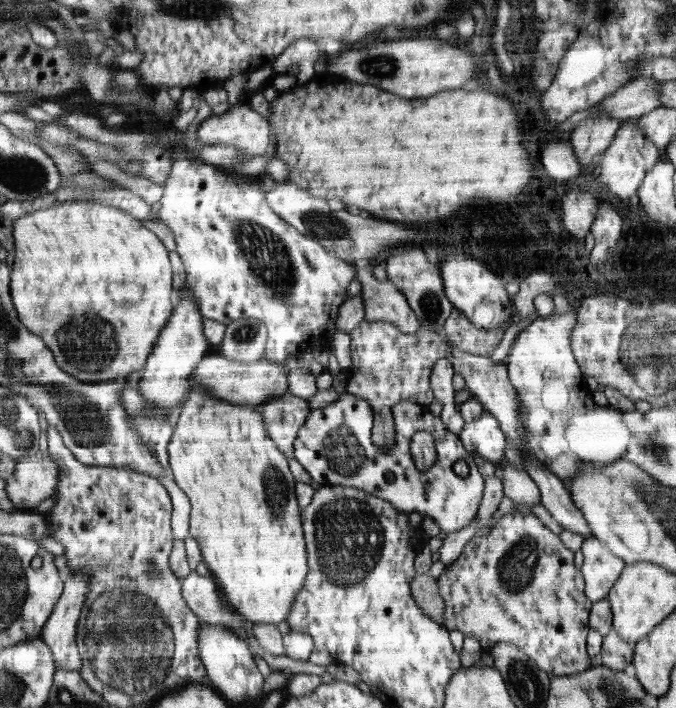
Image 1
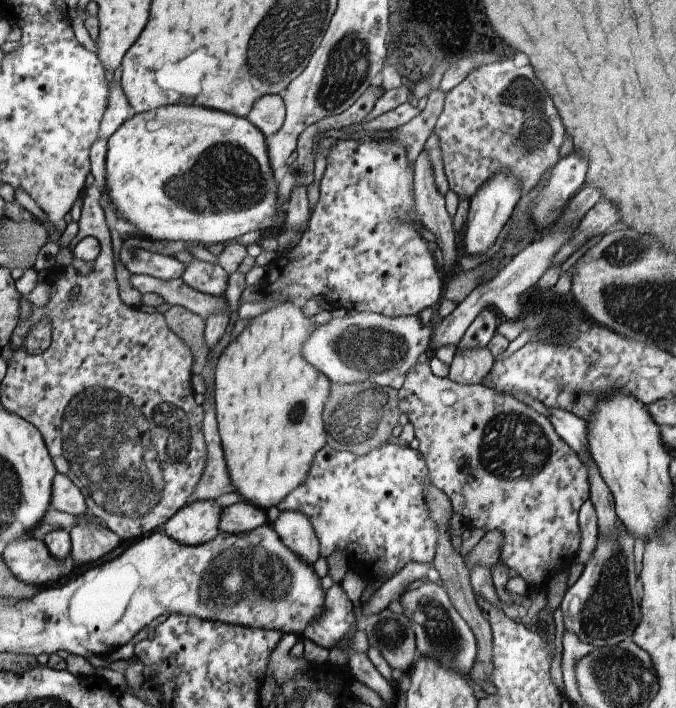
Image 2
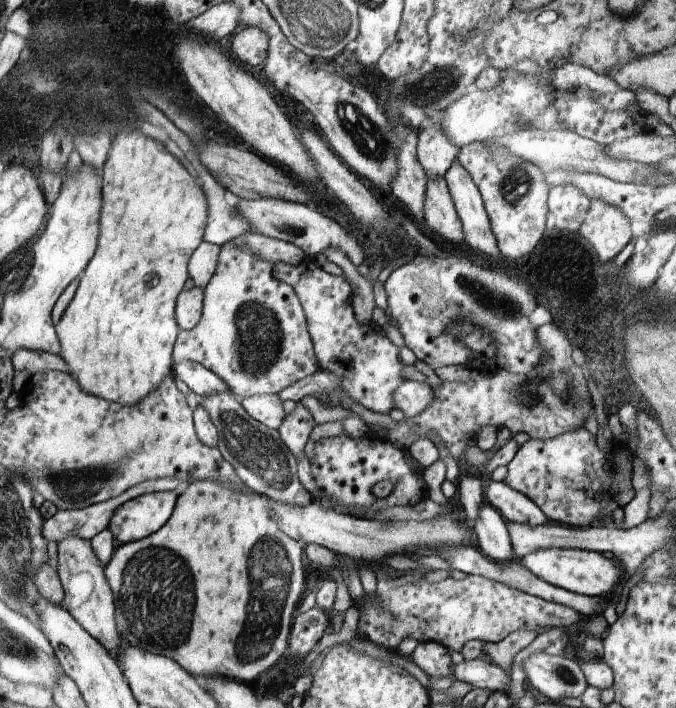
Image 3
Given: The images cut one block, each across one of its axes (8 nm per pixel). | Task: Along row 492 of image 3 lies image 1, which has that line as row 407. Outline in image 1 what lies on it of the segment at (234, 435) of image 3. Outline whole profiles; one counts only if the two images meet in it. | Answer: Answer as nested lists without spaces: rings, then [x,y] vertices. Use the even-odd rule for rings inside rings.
[[[287,391],[282,397],[271,398],[254,406],[265,420],[269,437],[288,458],[294,458],[294,443],[298,431],[311,411],[308,405],[309,400],[289,394]]]

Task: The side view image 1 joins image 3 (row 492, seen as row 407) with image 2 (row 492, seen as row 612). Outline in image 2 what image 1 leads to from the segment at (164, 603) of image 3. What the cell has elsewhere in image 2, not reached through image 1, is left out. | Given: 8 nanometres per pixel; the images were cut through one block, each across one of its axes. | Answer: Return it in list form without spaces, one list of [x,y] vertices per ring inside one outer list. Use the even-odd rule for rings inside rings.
[[[292,301],[282,303],[272,303],[267,312],[250,319],[250,324],[246,326],[246,330],[240,332],[232,342],[227,345],[227,348],[221,353],[219,359],[216,360],[217,366],[214,368],[214,407],[216,410],[216,419],[218,432],[221,439],[221,444],[224,452],[224,460],[230,476],[230,482],[234,486],[234,490],[243,496],[244,500],[250,501],[254,506],[262,509],[269,509],[270,506],[278,507],[284,502],[286,496],[294,491],[294,488],[300,487],[309,478],[310,471],[313,470],[315,459],[326,444],[326,432],[324,430],[325,420],[322,420],[322,412],[325,412],[326,400],[330,397],[330,382],[320,370],[314,368],[305,360],[302,353],[302,348],[305,341],[314,333],[314,318],[304,316],[301,308],[298,308]]]

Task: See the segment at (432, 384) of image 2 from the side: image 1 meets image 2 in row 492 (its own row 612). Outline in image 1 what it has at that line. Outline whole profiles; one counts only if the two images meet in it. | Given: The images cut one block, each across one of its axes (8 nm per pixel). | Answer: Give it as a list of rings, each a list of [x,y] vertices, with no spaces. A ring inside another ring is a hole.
[[[515,511],[506,513],[494,523],[488,535],[478,534],[474,536],[462,552],[460,557],[456,558],[454,563],[445,566],[444,573],[438,578],[438,584],[442,582],[442,594],[446,602],[446,613],[444,613],[445,626],[451,630],[460,630],[466,637],[474,637],[480,642],[482,650],[490,650],[497,642],[514,643],[519,646],[533,661],[539,666],[540,670],[546,673],[552,673],[555,677],[564,677],[567,675],[576,675],[580,672],[590,669],[591,656],[587,649],[587,636],[589,631],[589,614],[592,602],[585,596],[585,581],[580,571],[576,570],[574,564],[575,554],[568,550],[561,542],[558,535],[553,534],[546,525],[538,519],[536,515],[522,515]]]

